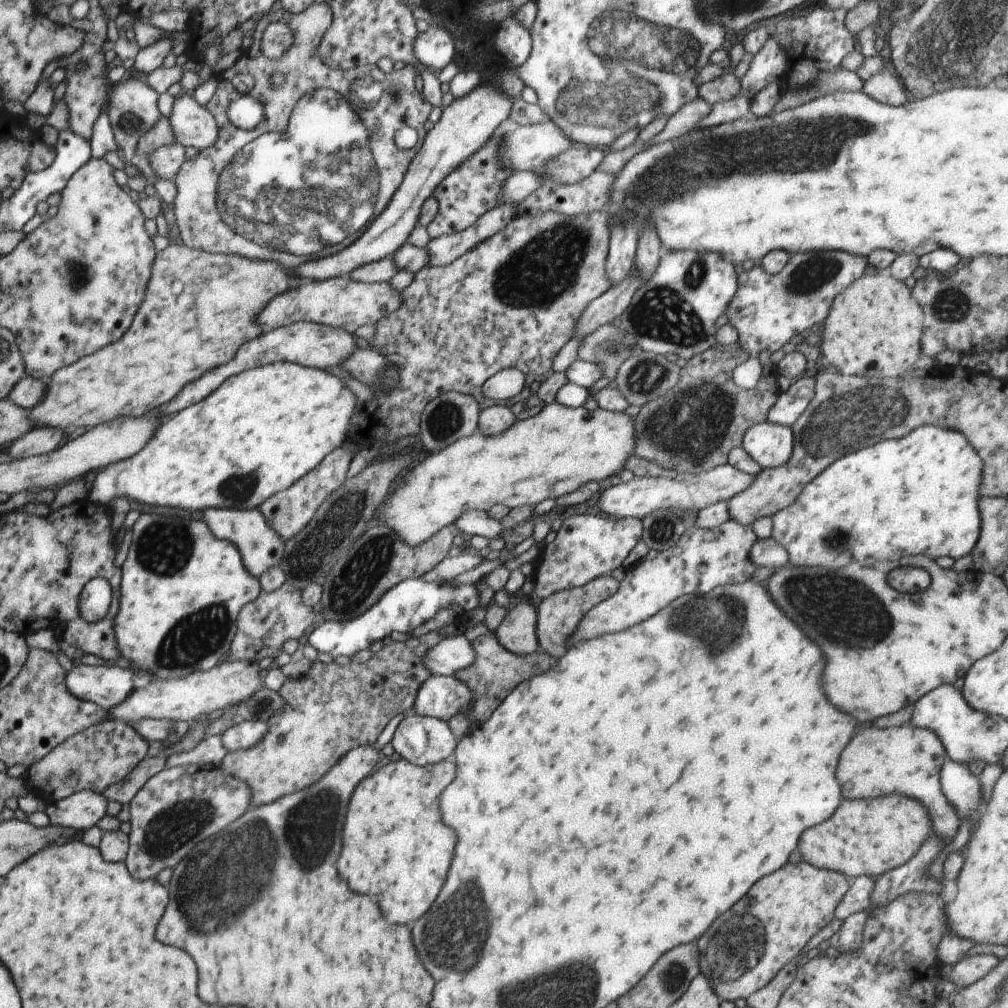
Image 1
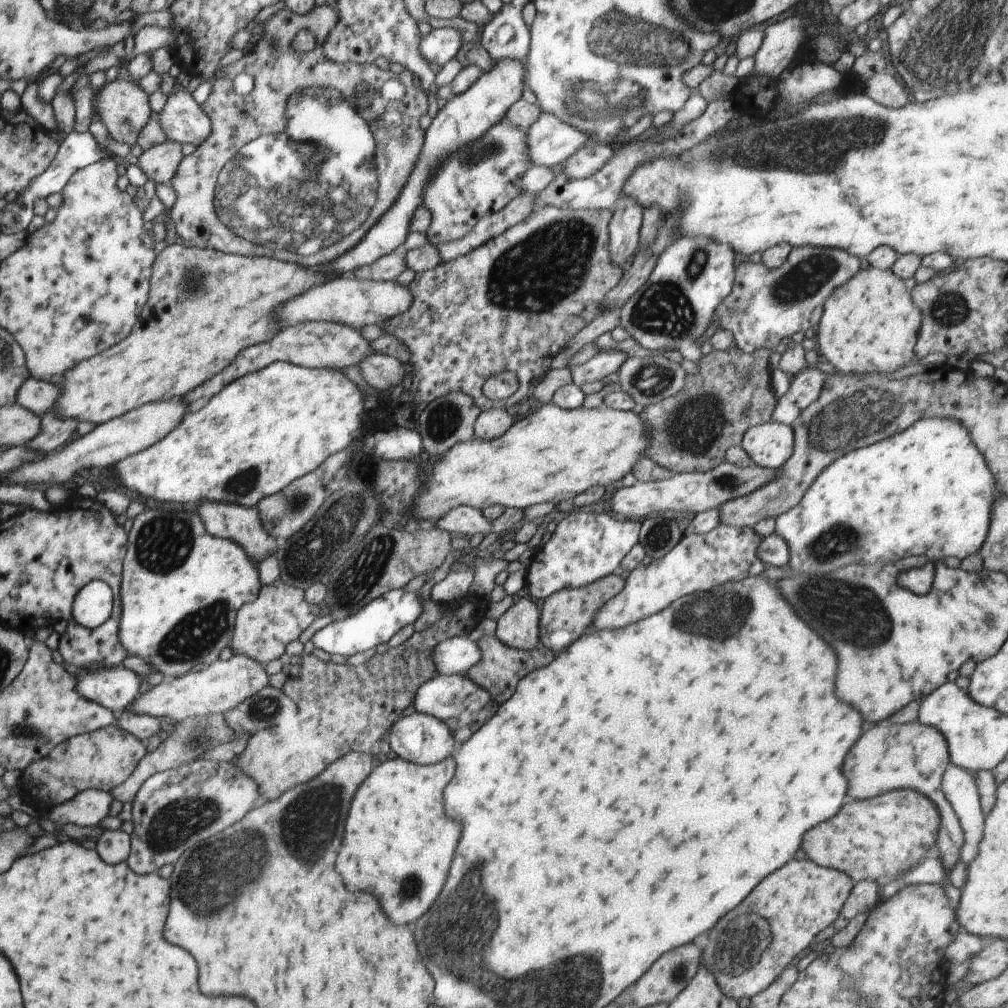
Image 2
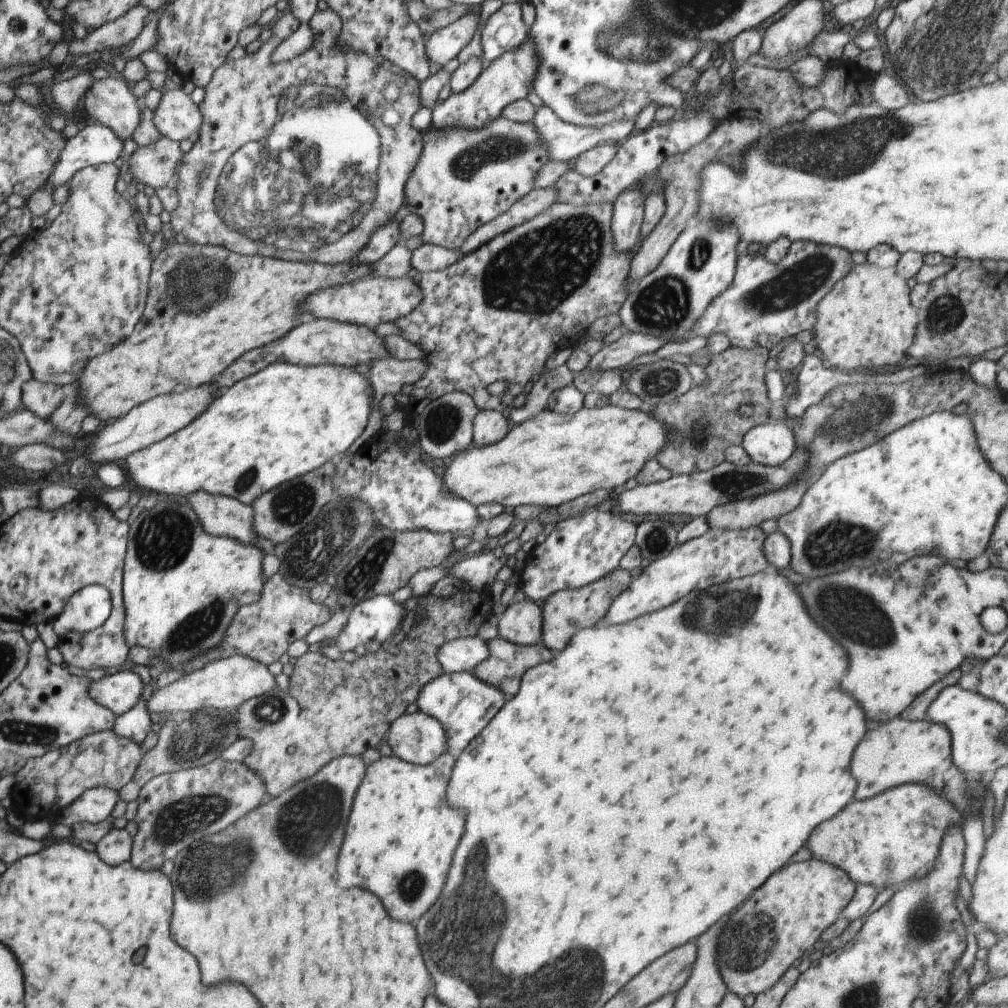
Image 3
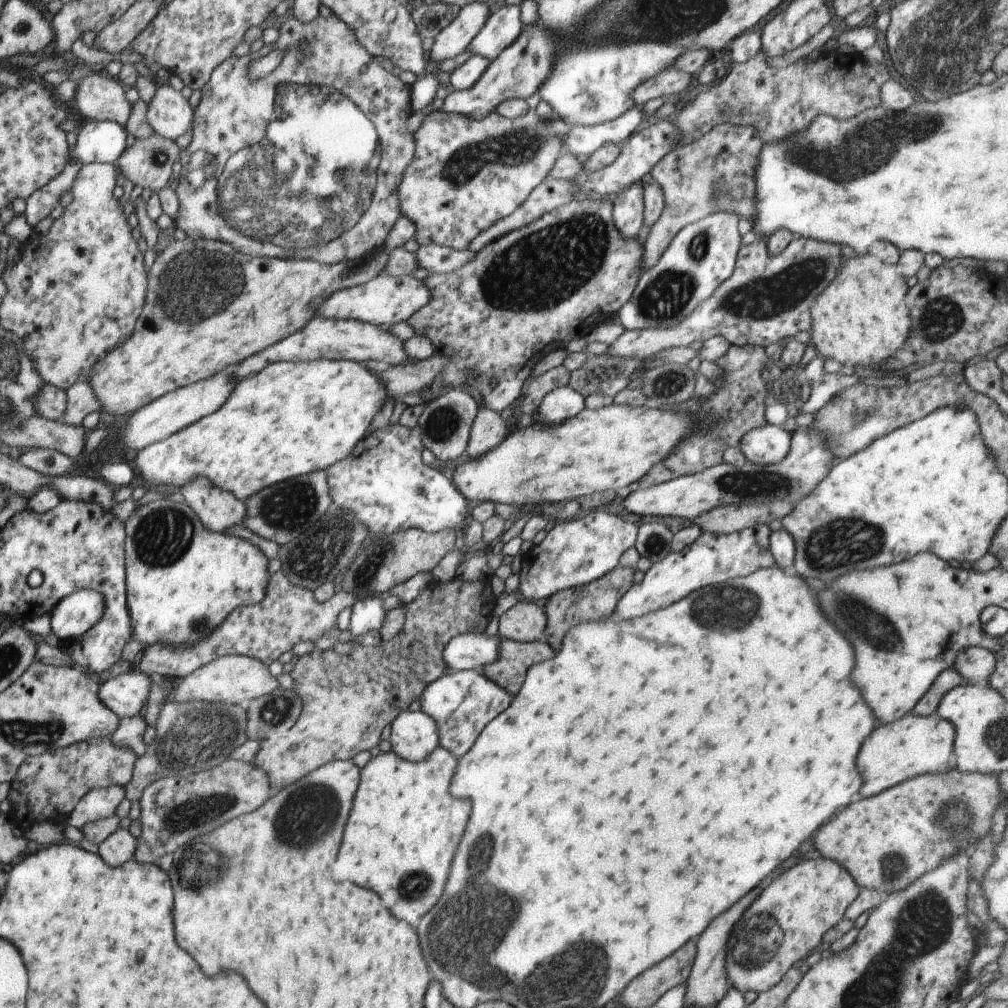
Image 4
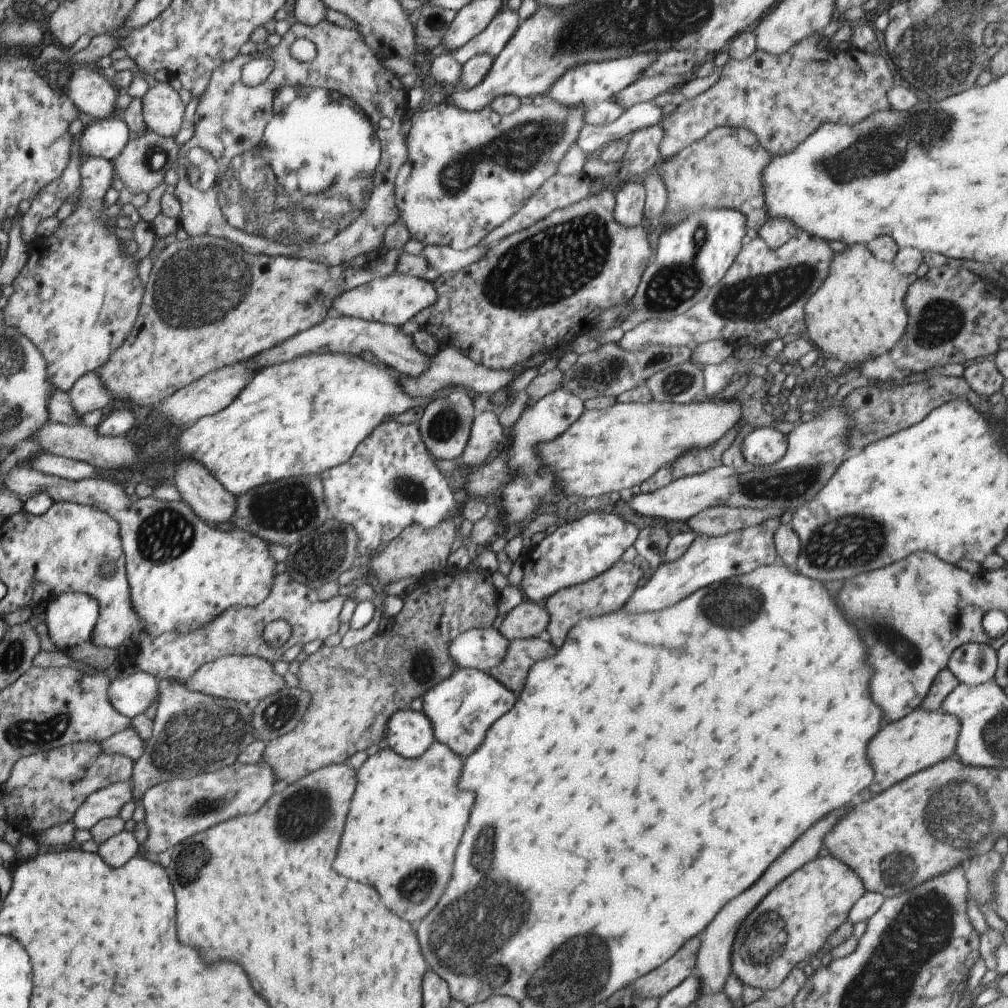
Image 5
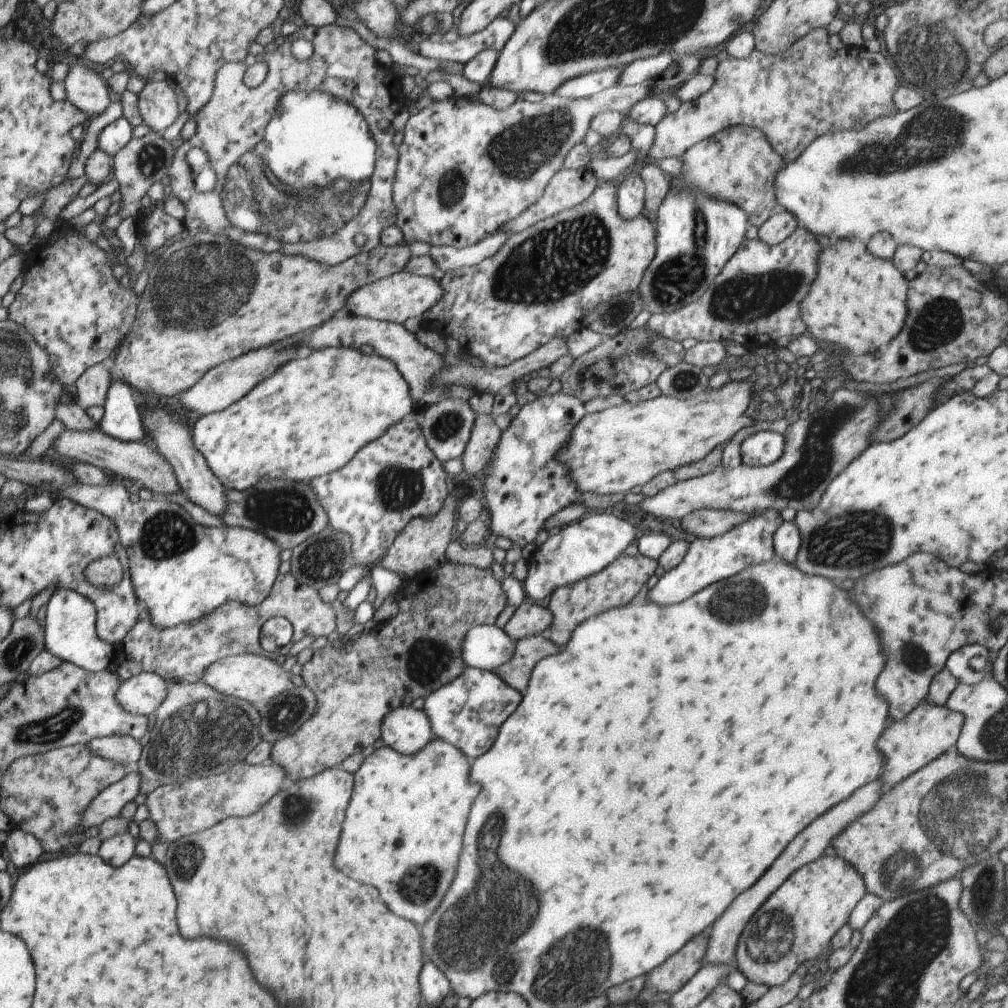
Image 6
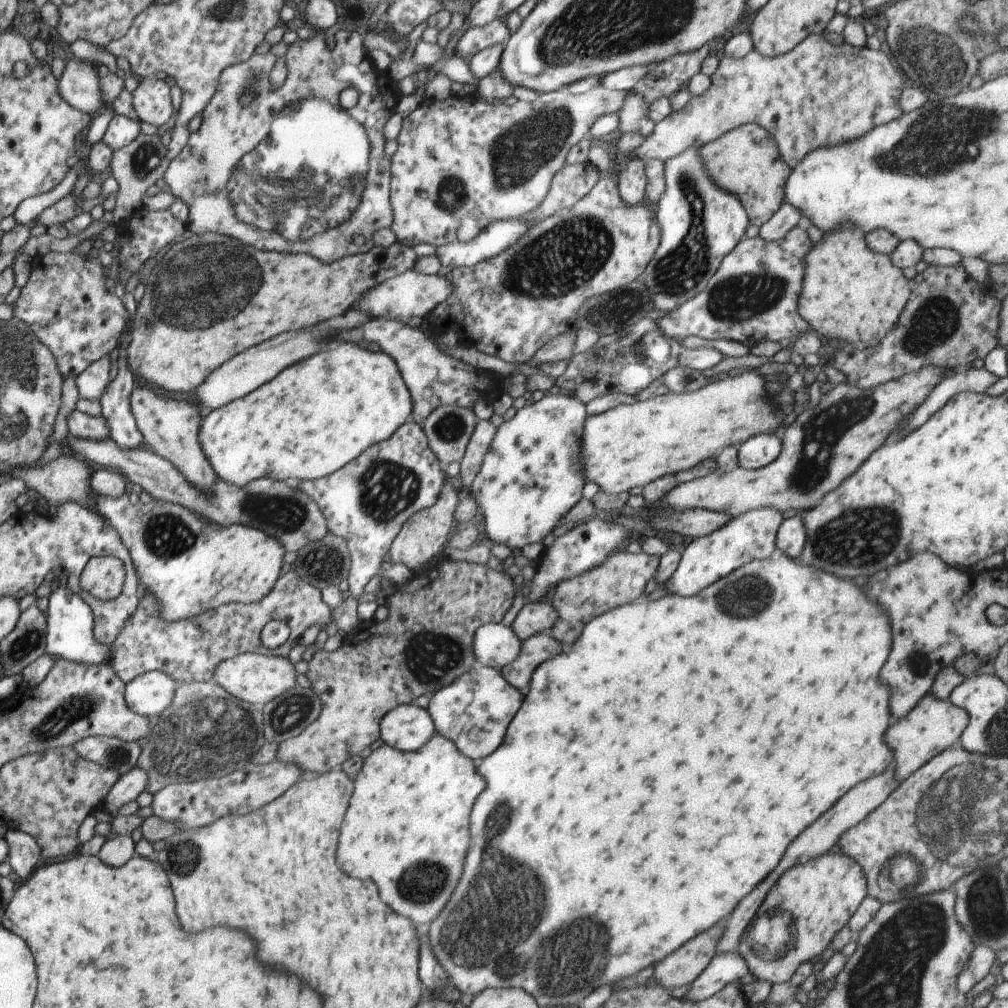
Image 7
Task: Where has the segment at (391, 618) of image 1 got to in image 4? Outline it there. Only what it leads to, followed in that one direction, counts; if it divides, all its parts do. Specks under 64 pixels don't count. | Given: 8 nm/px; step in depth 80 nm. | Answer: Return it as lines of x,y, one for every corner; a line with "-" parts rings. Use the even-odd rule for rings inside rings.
364,597
351,607
350,631
352,638
368,632
379,630
384,622
387,610
382,606
380,598

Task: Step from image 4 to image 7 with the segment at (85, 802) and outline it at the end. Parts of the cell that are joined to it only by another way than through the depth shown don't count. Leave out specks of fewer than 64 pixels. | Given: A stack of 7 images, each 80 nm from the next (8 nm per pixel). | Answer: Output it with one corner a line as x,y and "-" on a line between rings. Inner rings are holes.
138,766
134,767
130,772
120,776
115,782
115,786
104,799
104,806
94,815
99,822
111,822
116,818
116,810
130,802
137,800
142,796
149,786
149,774

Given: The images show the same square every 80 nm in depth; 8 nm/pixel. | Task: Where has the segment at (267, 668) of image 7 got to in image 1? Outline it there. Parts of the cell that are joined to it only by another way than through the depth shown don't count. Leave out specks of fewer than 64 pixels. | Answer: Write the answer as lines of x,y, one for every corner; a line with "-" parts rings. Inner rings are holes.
234,659
219,662
207,671
196,671
192,674
175,679
156,679
143,688
136,689
131,696
114,709
107,711
108,720
122,719
126,724
132,724
140,719
153,718
164,720
186,720
192,722
200,714
209,715
214,710
238,705
251,697
264,685
260,679
258,663
250,659

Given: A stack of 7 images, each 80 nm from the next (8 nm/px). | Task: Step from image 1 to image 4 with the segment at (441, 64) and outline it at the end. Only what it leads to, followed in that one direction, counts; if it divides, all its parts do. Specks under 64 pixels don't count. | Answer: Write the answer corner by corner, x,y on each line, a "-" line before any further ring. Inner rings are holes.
485,2
461,7
456,18
435,37
432,48
427,51
431,65
466,51
468,43
480,32
490,15
490,5

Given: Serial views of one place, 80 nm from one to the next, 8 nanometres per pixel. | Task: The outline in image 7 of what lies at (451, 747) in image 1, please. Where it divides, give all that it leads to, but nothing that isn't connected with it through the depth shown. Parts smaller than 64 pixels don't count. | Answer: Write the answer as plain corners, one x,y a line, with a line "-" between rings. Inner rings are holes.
411,703
389,710
379,727
385,744
401,751
422,748
436,733
430,713

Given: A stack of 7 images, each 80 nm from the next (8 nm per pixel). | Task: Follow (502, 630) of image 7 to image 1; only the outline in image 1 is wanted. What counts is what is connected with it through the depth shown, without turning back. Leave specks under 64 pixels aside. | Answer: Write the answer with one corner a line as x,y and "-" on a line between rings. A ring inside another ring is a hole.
455,635
442,639
428,650
424,664
432,675
449,677
468,668
475,661
475,656
472,642
464,635

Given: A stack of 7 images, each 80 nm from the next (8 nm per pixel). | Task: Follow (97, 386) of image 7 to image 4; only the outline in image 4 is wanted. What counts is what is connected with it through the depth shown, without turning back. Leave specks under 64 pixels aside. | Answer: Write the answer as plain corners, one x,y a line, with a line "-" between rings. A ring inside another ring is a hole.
83,379
75,382
67,392
66,412
61,422
78,426
83,424
84,418
91,412
101,412
102,403
96,396
90,380

